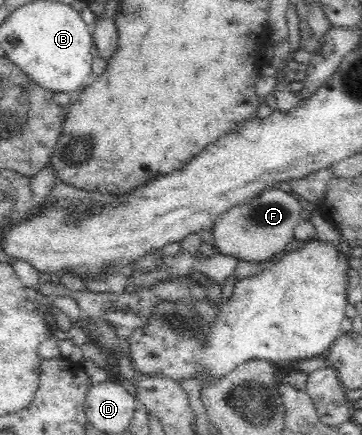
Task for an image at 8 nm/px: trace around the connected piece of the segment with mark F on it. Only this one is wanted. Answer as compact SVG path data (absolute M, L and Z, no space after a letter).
M281 189L263 190L250 202L233 206L223 212L212 225L215 251L238 261L263 263L279 256L294 239L294 229L300 220L299 197Z

